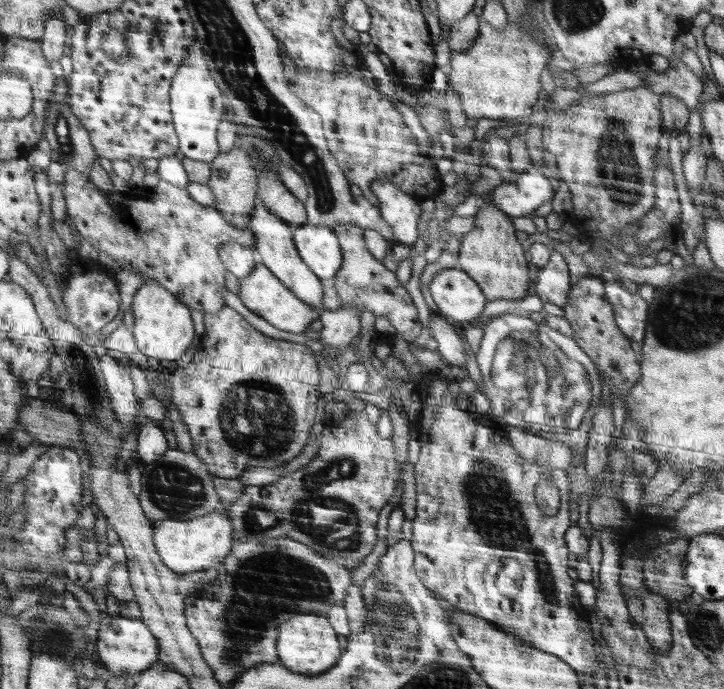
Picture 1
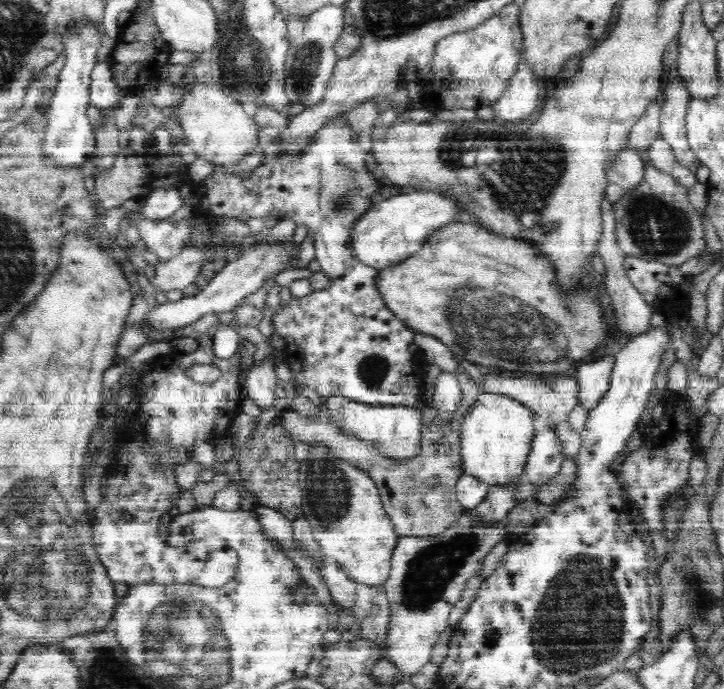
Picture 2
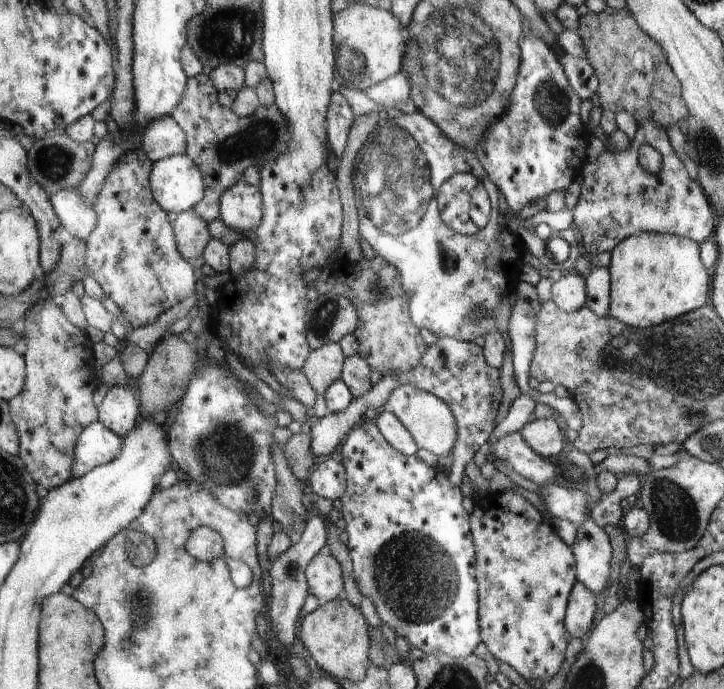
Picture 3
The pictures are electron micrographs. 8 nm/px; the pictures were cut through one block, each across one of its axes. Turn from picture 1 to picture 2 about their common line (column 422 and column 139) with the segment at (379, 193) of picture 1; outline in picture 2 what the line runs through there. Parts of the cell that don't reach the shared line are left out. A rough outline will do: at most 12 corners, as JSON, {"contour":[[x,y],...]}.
{"contour":[[176,188],[152,189],[139,212],[148,220],[168,219],[186,200]]}

